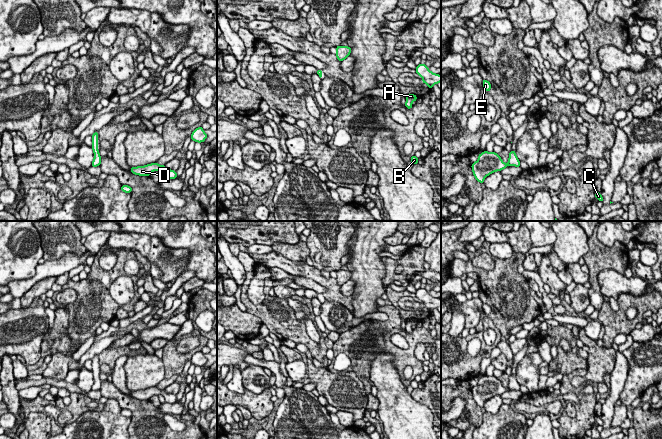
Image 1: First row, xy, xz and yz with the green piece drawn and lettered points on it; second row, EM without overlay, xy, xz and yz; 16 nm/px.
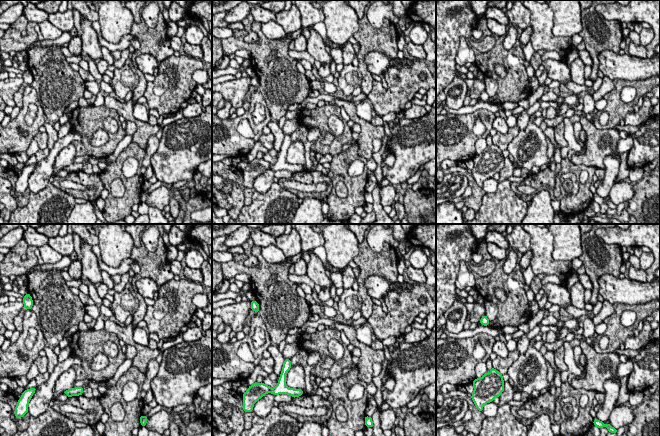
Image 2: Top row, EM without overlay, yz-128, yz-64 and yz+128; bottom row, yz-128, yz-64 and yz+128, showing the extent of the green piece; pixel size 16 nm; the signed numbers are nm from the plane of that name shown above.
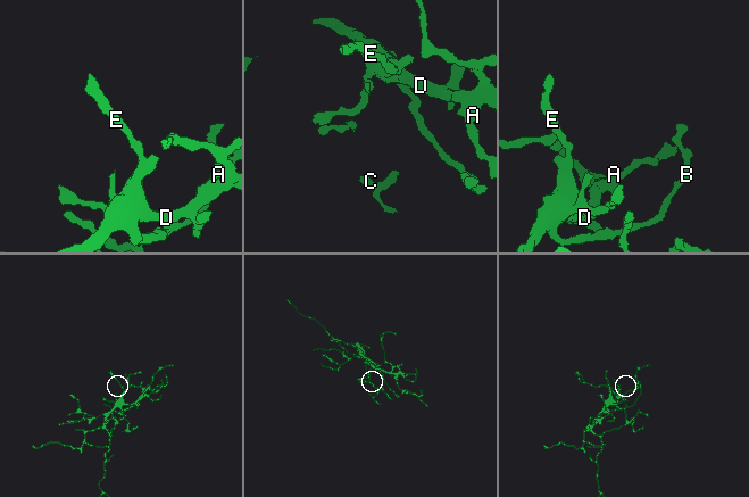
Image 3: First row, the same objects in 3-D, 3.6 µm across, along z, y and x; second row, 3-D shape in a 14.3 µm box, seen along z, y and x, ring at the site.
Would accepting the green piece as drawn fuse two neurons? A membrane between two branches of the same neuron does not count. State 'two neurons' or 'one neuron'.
one neuron

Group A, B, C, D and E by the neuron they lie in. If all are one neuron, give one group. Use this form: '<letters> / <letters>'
A B C D E

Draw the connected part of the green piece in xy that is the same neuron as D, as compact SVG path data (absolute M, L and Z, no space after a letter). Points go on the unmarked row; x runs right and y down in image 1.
M151 387L145 390L130 391L131 397L140 400L149 400L153 395L162 395L167 403L175 403L177 397L174 394L167 393L164 388L159 389L158 387Z

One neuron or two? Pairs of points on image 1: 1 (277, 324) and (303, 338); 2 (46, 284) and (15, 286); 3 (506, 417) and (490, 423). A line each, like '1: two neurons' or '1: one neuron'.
1: one neuron
2: two neurons
3: one neuron

